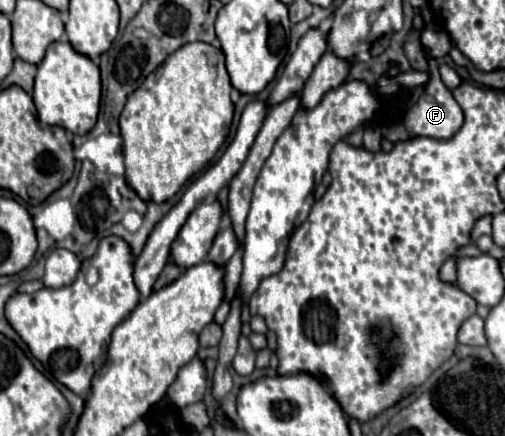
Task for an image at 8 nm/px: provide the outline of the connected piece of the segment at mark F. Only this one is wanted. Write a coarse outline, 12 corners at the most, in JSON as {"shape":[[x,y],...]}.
{"shape":[[428,48],[430,82],[404,116],[410,136],[452,138],[464,122]]}

